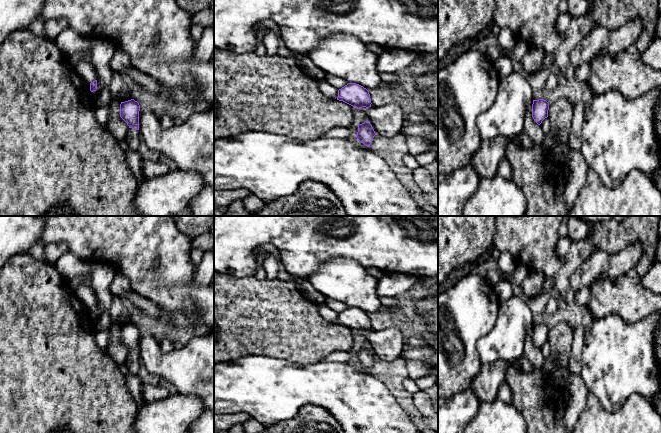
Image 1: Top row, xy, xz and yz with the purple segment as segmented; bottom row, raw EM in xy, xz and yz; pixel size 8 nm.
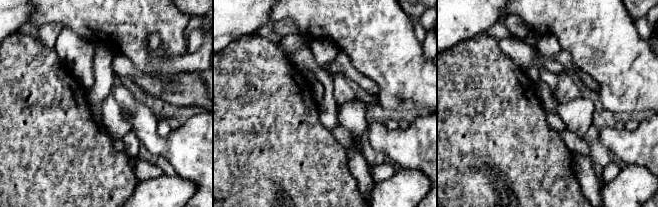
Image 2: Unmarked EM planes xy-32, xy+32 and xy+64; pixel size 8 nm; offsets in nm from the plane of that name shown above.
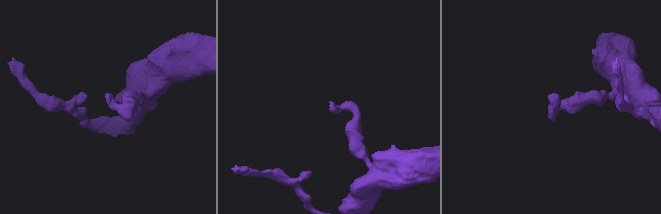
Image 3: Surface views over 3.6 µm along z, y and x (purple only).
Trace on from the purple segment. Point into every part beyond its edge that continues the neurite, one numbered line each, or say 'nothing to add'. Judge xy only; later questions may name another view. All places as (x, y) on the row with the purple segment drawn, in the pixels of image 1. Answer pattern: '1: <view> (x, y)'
1: xy (133, 138)

